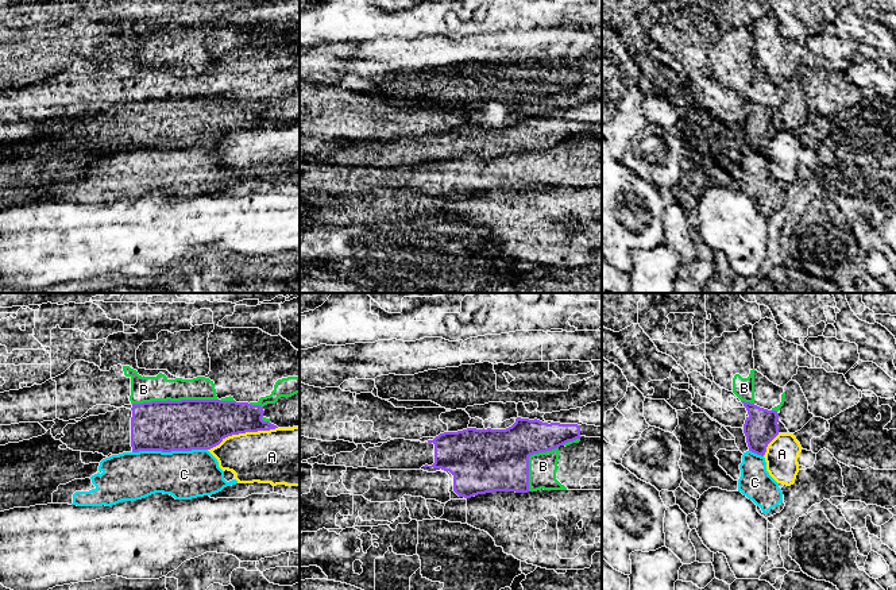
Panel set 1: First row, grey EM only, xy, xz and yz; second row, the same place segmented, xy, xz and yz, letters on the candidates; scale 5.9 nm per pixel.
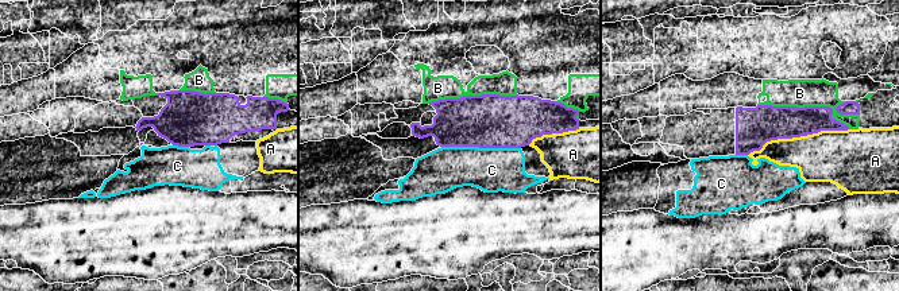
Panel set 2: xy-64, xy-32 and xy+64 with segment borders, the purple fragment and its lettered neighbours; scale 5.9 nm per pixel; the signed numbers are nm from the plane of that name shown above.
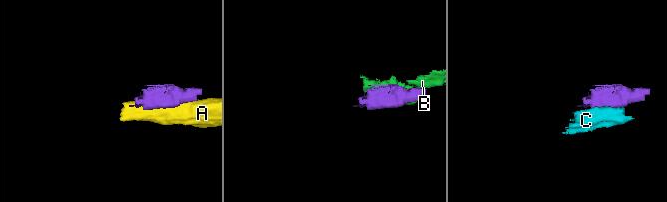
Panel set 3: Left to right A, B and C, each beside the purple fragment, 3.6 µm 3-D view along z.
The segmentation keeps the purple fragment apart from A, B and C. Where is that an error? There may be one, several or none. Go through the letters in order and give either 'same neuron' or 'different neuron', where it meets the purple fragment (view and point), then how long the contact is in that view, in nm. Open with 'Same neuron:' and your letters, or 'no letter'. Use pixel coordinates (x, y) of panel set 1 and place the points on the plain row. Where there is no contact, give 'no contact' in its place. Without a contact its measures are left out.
Same neuron: no letter
A: different neuron | xy (242, 130) | 440 nm
B: different neuron | xy (182, 97) | 600 nm
C: different neuron | xy (169, 149) | 440 nm

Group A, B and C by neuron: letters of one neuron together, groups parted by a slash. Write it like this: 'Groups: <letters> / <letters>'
Groups: A / B / C

